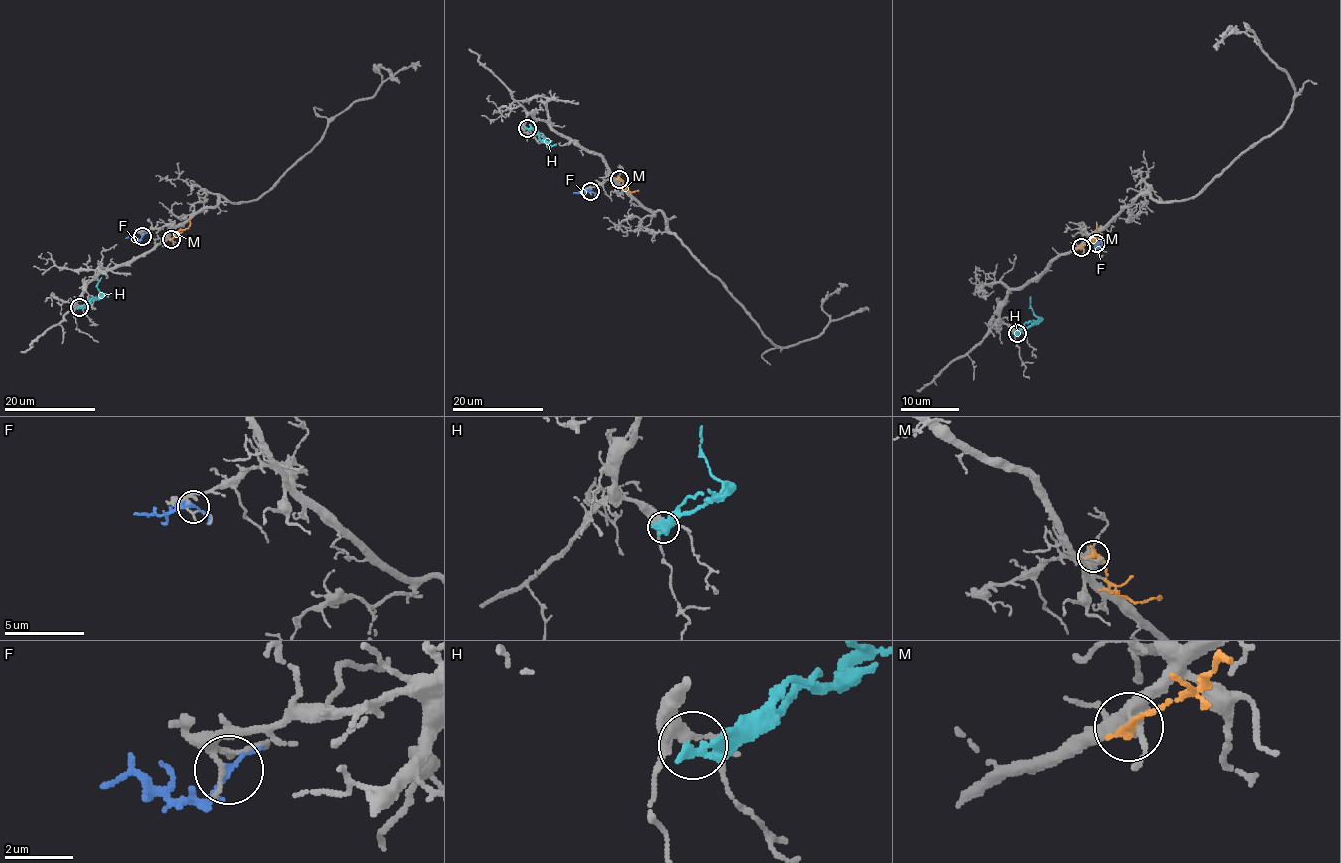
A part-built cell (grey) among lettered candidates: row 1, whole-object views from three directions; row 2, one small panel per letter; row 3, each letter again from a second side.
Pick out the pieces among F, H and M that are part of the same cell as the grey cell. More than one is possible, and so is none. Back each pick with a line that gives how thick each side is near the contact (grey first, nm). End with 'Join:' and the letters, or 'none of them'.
Join: none of them

